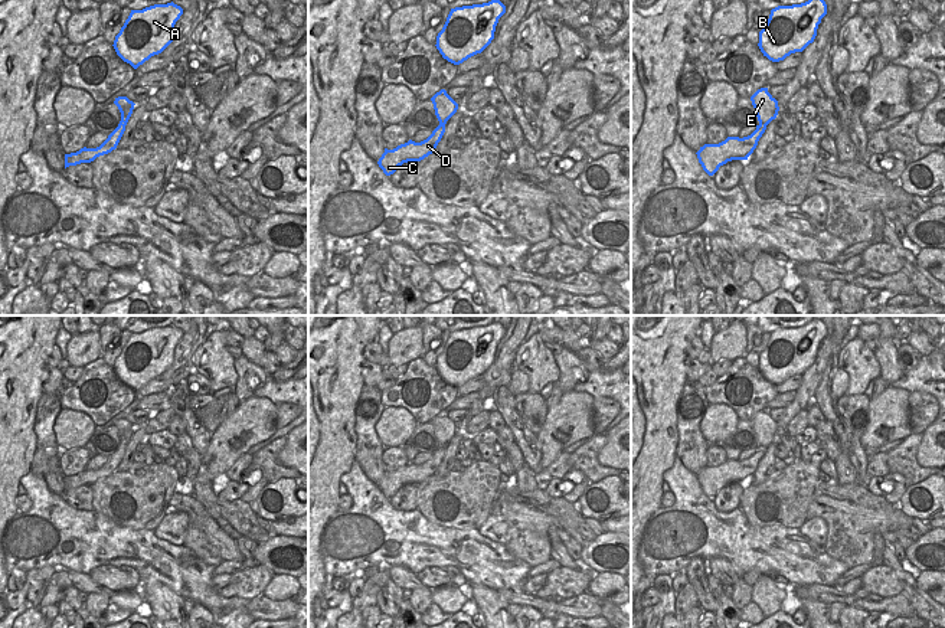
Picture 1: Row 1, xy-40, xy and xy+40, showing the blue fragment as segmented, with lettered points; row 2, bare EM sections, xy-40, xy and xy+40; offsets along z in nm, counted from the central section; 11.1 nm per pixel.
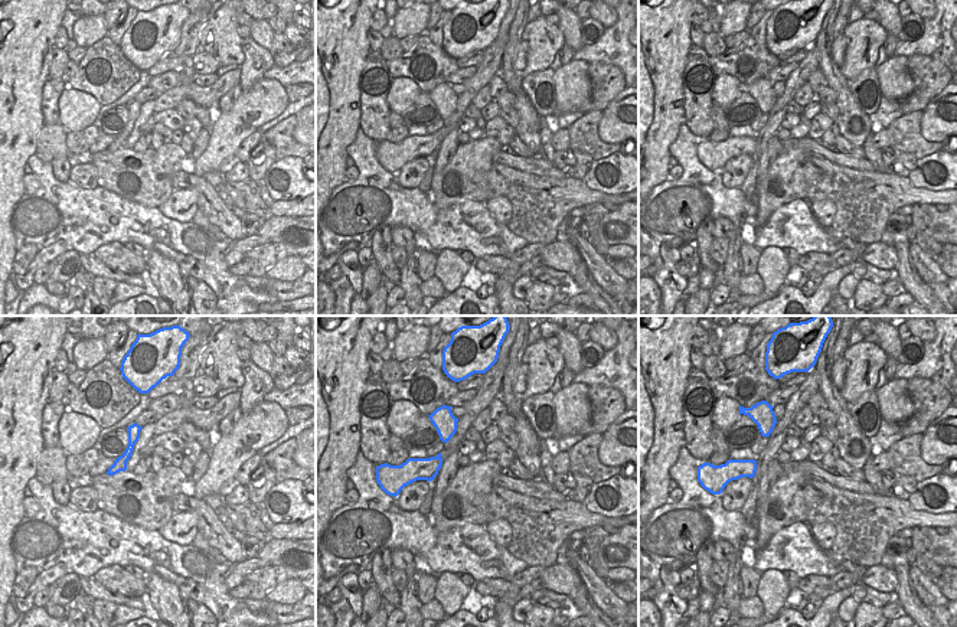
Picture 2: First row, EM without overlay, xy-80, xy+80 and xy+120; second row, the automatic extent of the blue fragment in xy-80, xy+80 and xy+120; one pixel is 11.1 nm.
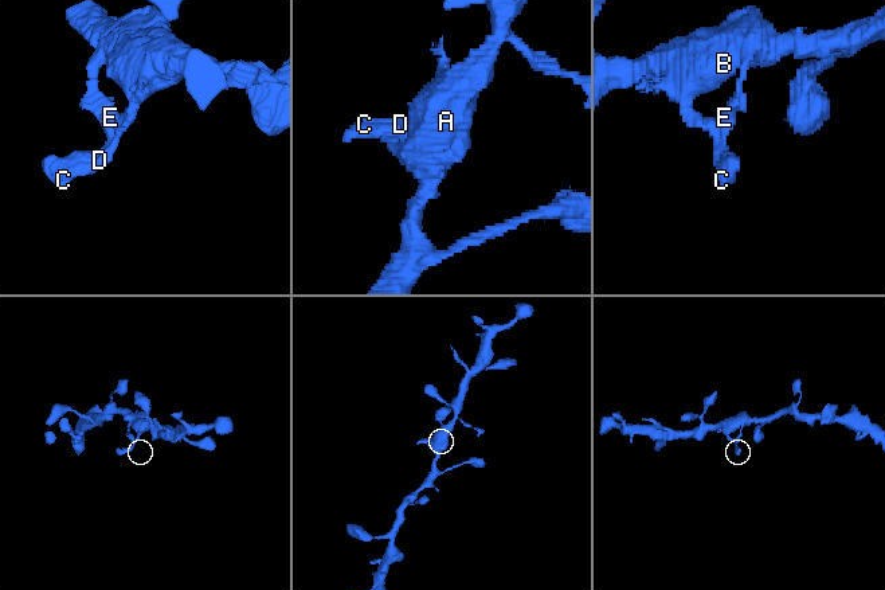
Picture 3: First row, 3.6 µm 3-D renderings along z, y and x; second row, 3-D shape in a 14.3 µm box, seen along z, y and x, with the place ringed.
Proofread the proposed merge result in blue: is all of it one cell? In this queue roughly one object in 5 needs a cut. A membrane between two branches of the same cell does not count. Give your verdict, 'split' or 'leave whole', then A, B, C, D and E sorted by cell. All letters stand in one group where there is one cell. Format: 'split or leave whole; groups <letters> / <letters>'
leave whole; groups A B C D E

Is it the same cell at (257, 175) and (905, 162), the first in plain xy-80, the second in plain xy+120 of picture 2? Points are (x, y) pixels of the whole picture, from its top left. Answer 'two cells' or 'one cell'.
one cell

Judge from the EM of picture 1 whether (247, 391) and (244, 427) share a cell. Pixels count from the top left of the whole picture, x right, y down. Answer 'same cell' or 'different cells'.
different cells

